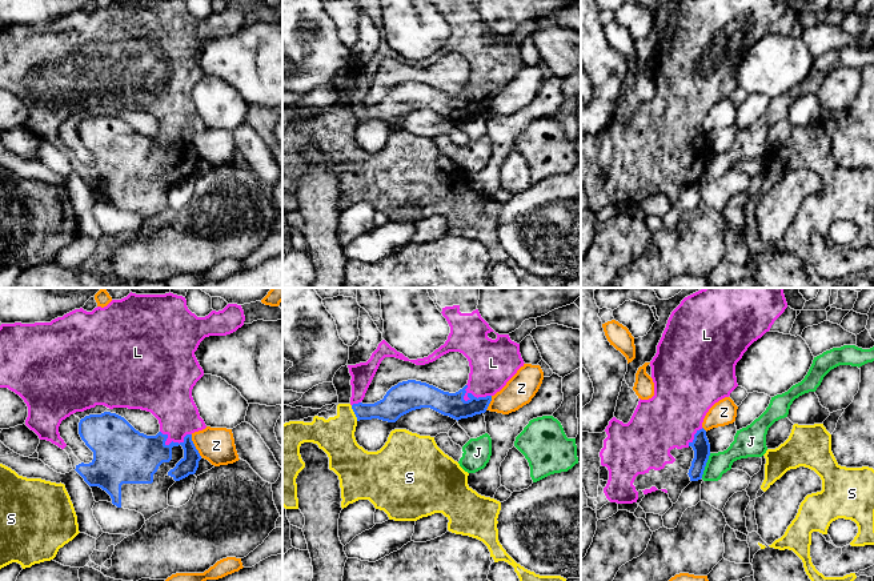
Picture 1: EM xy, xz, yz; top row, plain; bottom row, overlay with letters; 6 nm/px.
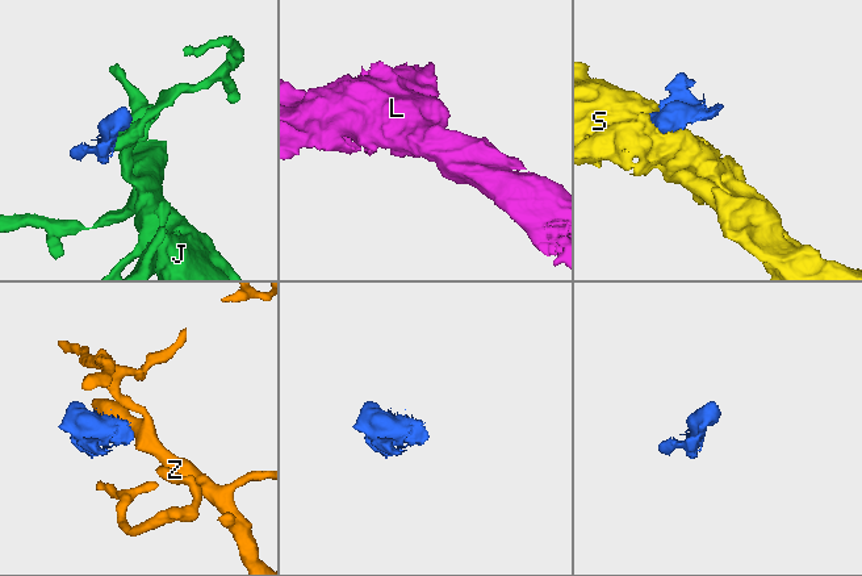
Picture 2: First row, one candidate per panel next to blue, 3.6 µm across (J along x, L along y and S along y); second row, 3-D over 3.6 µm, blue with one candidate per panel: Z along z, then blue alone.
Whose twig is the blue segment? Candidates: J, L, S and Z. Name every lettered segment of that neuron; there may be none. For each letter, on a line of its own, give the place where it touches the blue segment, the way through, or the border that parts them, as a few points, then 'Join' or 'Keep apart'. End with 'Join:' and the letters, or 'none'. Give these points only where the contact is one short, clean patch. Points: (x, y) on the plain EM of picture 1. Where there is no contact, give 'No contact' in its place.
J: Touches blue at yz (705, 167). Boundary: yz (710, 155), (701, 179). Keep apart
L: Touches blue at xz (476, 99). Join
S: Touches blue at xz (355, 115). Keep apart
Z: Touches blue at xy (193, 147). Keep apart
Join: L

